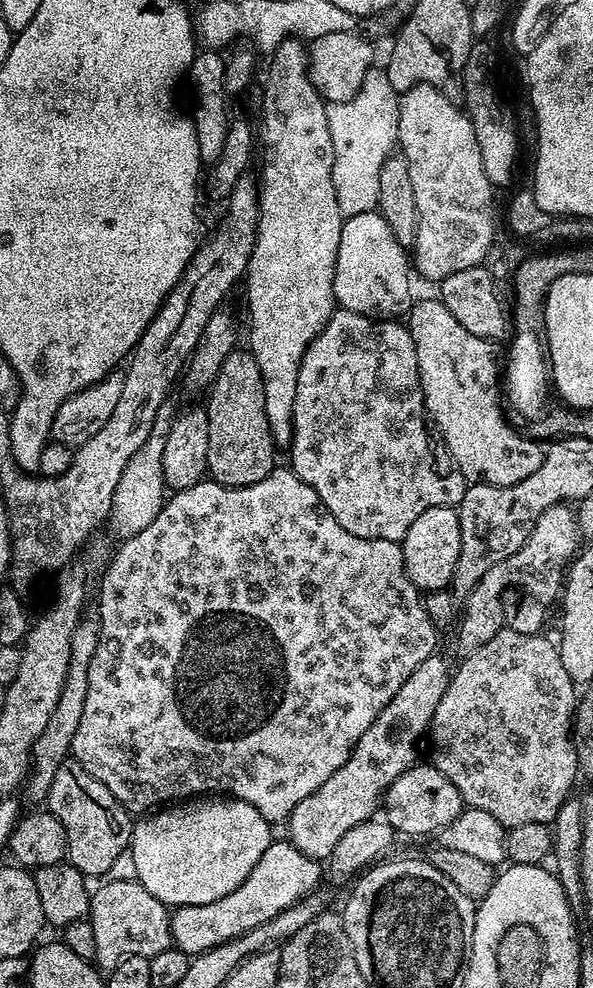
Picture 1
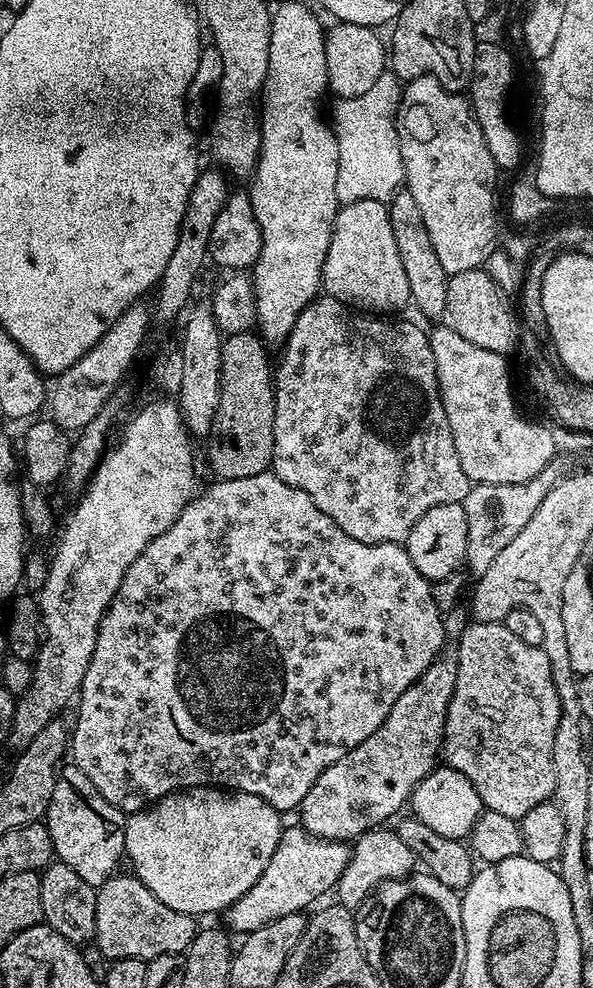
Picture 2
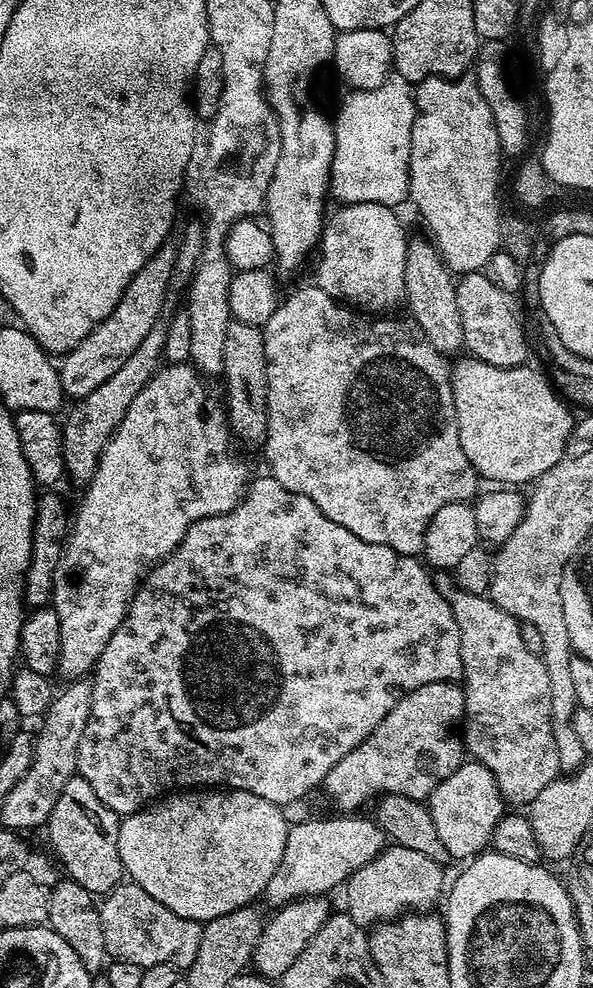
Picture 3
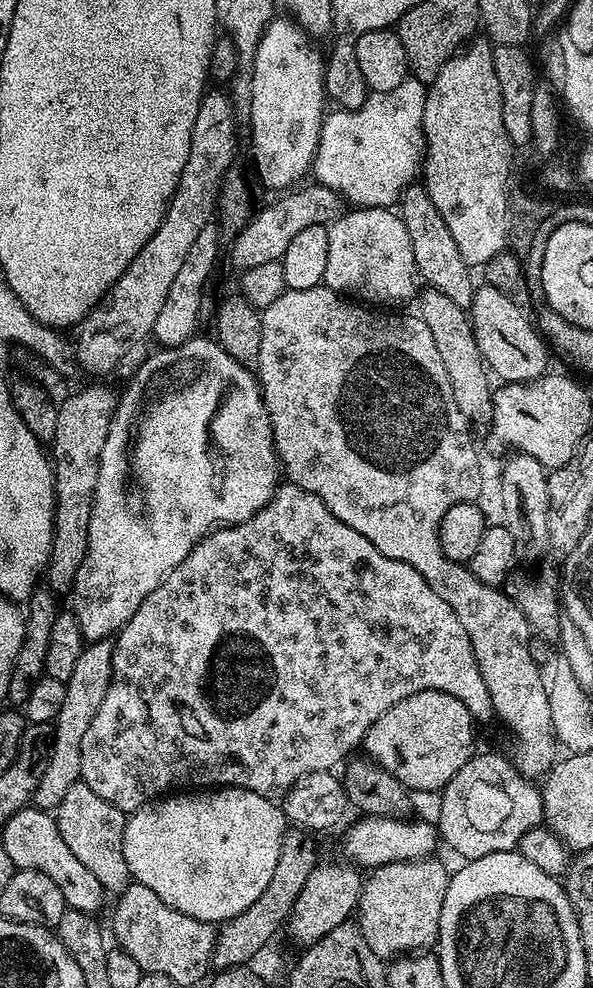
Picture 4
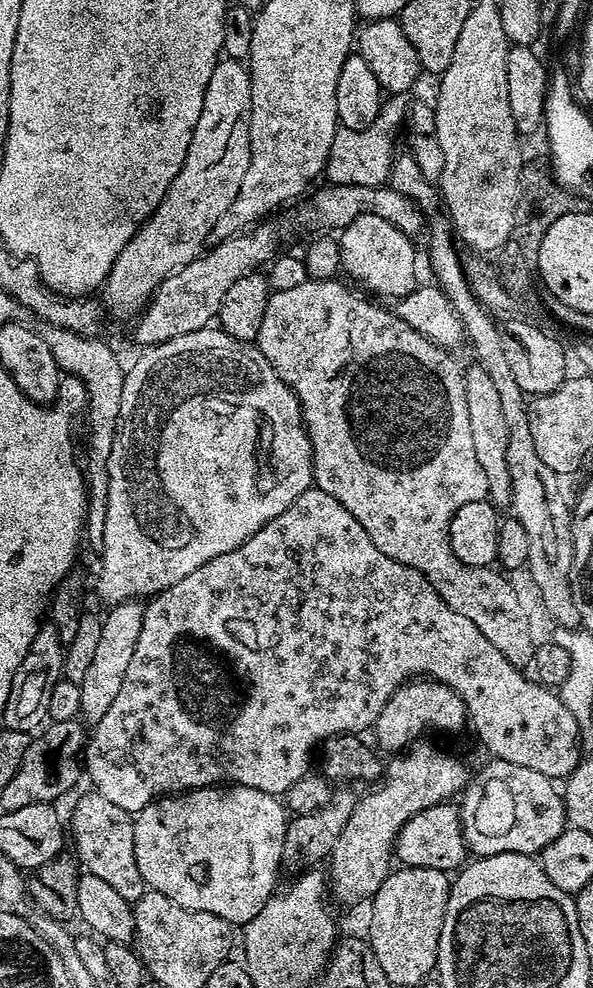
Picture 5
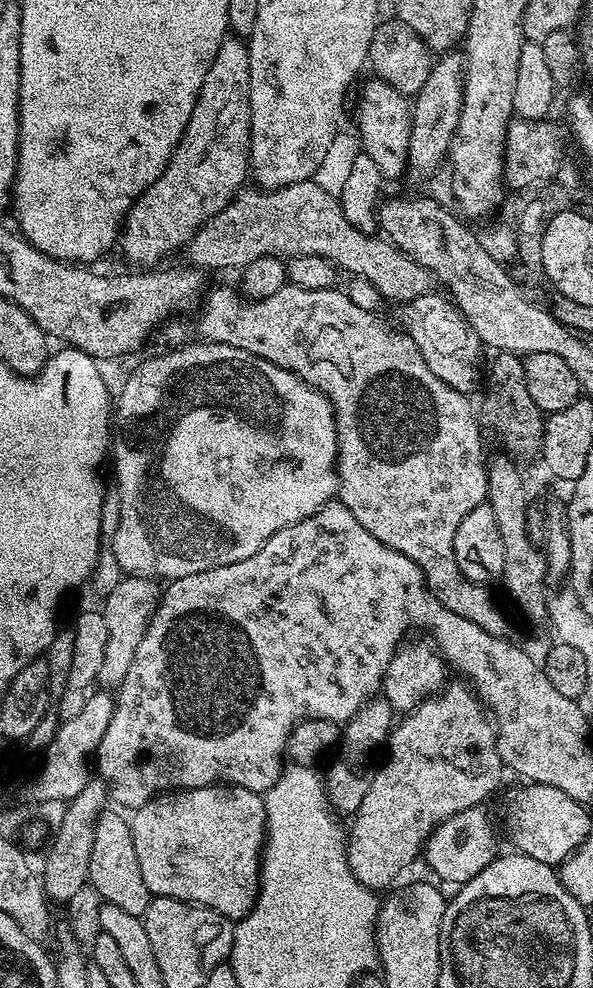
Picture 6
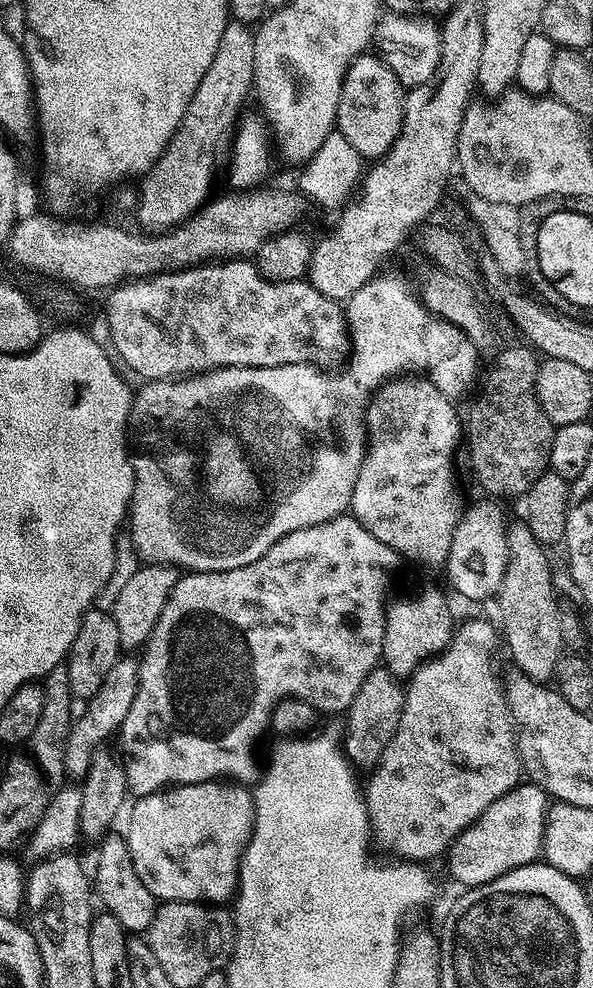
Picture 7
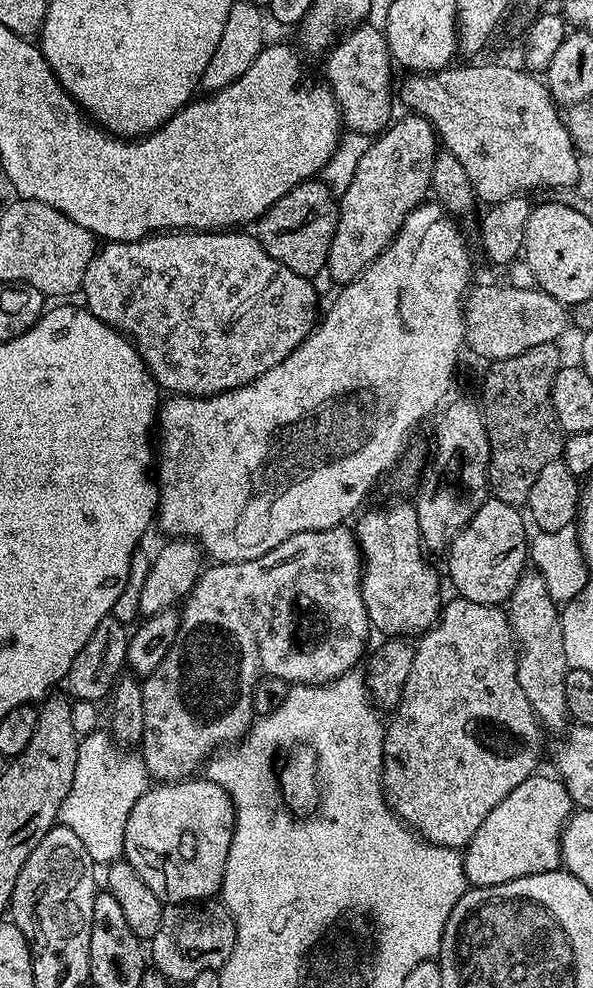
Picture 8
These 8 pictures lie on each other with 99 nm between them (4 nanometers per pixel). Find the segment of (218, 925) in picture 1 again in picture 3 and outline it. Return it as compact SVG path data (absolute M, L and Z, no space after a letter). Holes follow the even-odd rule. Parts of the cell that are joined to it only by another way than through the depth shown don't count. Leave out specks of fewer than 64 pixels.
M364 814L331 815L325 820L304 820L289 827L282 862L264 887L262 900L269 904L269 909L275 910L303 896L329 894L386 847L386 837L375 819L367 820Z

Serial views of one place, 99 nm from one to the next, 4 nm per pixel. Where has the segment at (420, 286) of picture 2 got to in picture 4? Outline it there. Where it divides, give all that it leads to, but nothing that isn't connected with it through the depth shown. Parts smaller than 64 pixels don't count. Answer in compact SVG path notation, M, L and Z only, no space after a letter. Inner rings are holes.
M425 287L423 291L418 296L418 301L420 300L418 315L422 322L426 322L426 326L430 326L434 346L438 346L442 366L446 366L446 375L450 377L450 390L454 390L454 402L458 402L458 410L462 410L469 425L487 425L492 419L494 384L482 354L478 350L469 313L465 309L454 306L454 302L446 298L446 294L436 292L430 287Z

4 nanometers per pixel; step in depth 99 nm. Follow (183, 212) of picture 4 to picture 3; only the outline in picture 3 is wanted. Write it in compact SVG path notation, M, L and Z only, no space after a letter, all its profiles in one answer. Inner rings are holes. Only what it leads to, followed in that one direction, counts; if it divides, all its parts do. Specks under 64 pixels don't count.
M164 243L144 263L142 270L134 274L115 310L94 330L90 330L90 334L86 334L86 338L82 338L76 348L63 353L58 367L65 397L79 398L90 394L90 390L98 390L98 386L102 386L102 382L106 382L106 378L110 378L110 374L114 374L114 370L118 370L118 366L122 366L122 362L126 362L134 350L138 350L142 338L146 338L146 334L150 334L152 327L161 319L164 291L169 291L172 282L175 257L175 247L171 243Z

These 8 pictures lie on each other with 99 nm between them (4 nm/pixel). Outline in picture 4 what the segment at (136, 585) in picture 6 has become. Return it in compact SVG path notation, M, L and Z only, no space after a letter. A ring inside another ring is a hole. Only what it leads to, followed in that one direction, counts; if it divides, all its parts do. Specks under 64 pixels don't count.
M111 639L91 641L84 647L78 663L74 665L74 674L70 674L66 681L66 699L54 721L46 770L36 787L34 804L37 808L55 810L62 802L62 797L69 792L70 786L80 780L82 737L86 735L90 722L94 722L94 714L98 714L98 706L102 706L102 698L106 698L106 690L110 686L112 645Z

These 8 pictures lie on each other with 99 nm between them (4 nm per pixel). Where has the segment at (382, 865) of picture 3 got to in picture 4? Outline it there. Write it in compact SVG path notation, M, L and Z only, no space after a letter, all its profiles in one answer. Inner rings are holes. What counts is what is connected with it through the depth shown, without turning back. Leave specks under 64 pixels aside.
M436 859L384 864L367 873L360 889L358 923L366 946L370 946L380 960L391 962L405 954L431 949L428 947L437 943L450 868Z

